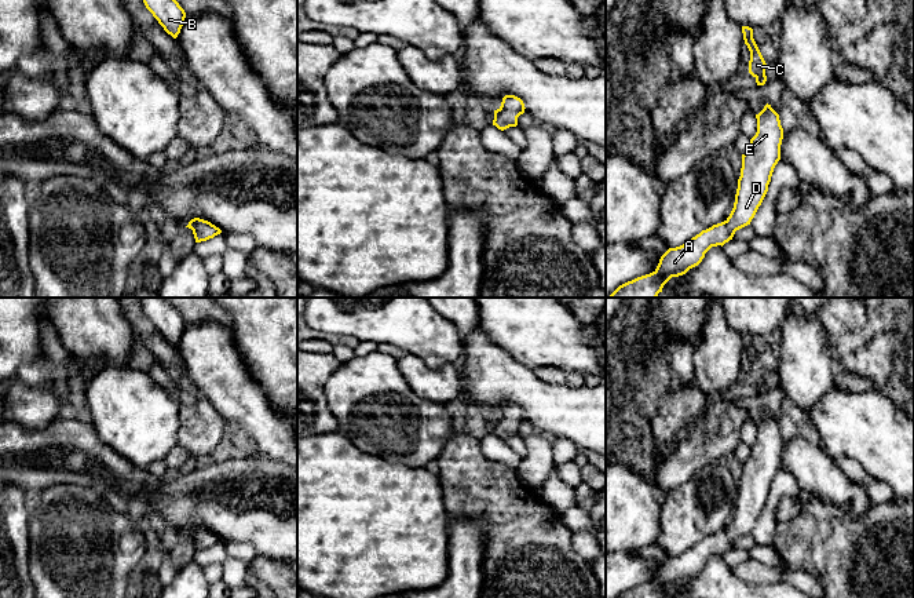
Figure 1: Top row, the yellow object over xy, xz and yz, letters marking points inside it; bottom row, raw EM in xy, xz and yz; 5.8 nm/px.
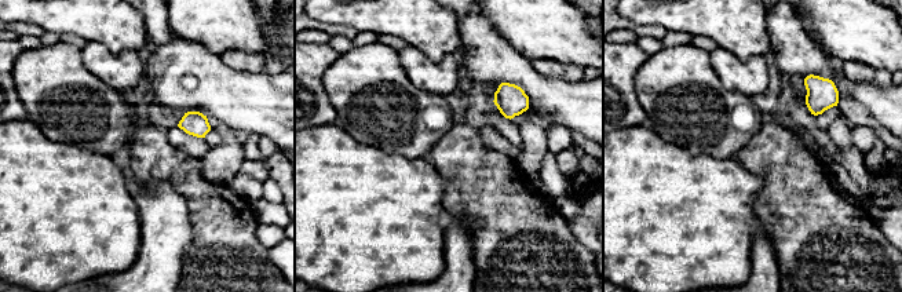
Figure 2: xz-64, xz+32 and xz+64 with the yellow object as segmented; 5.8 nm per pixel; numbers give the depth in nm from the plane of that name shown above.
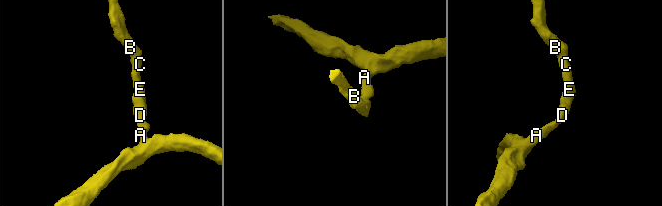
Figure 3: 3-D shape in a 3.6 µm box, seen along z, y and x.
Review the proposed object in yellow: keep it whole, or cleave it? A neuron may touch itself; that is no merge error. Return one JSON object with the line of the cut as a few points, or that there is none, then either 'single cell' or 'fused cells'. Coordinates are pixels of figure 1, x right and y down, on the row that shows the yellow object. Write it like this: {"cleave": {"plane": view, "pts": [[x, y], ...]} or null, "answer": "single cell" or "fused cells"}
{"cleave": null, "answer": "single cell"}

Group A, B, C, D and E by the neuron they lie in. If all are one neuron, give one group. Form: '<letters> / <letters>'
A B C D E

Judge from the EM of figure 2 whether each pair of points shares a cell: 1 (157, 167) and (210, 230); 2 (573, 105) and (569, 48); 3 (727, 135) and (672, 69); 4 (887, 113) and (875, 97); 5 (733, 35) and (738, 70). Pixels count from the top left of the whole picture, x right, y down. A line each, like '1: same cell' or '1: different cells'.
1: same cell
2: different cells
3: same cell
4: same cell
5: different cells

